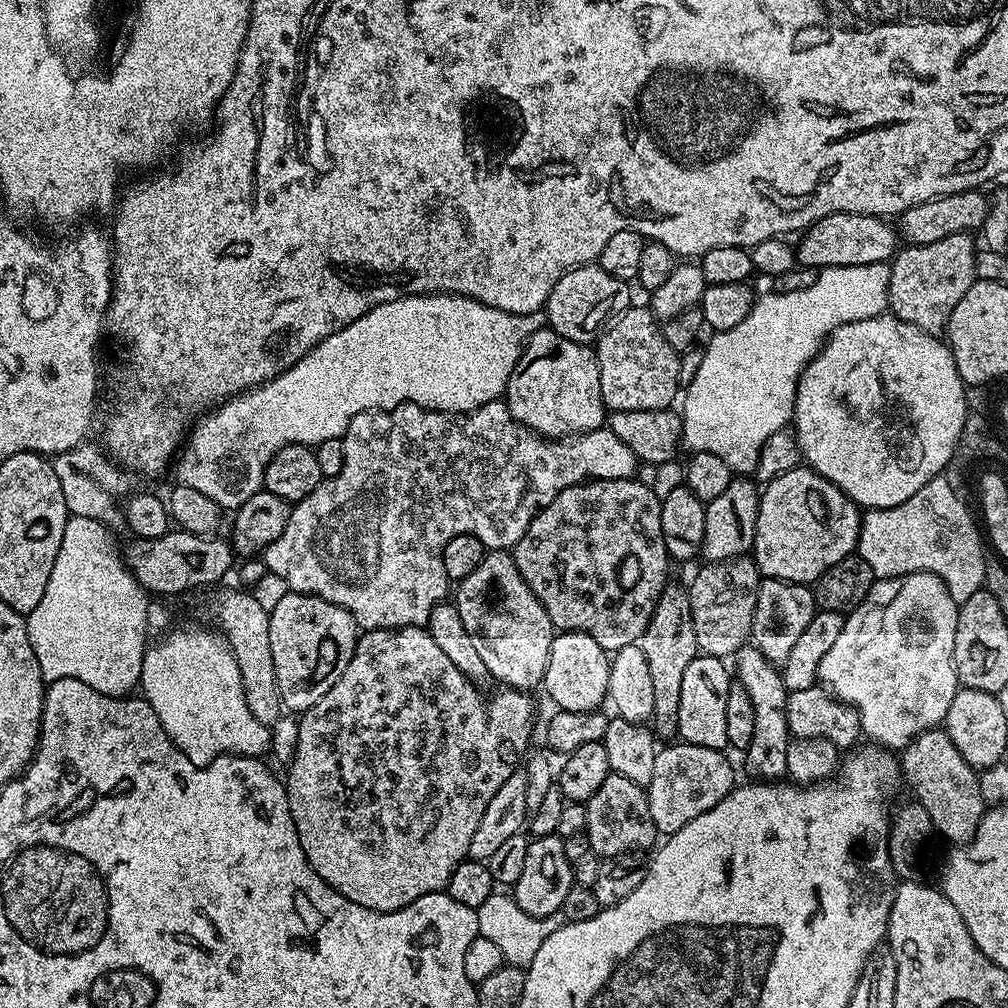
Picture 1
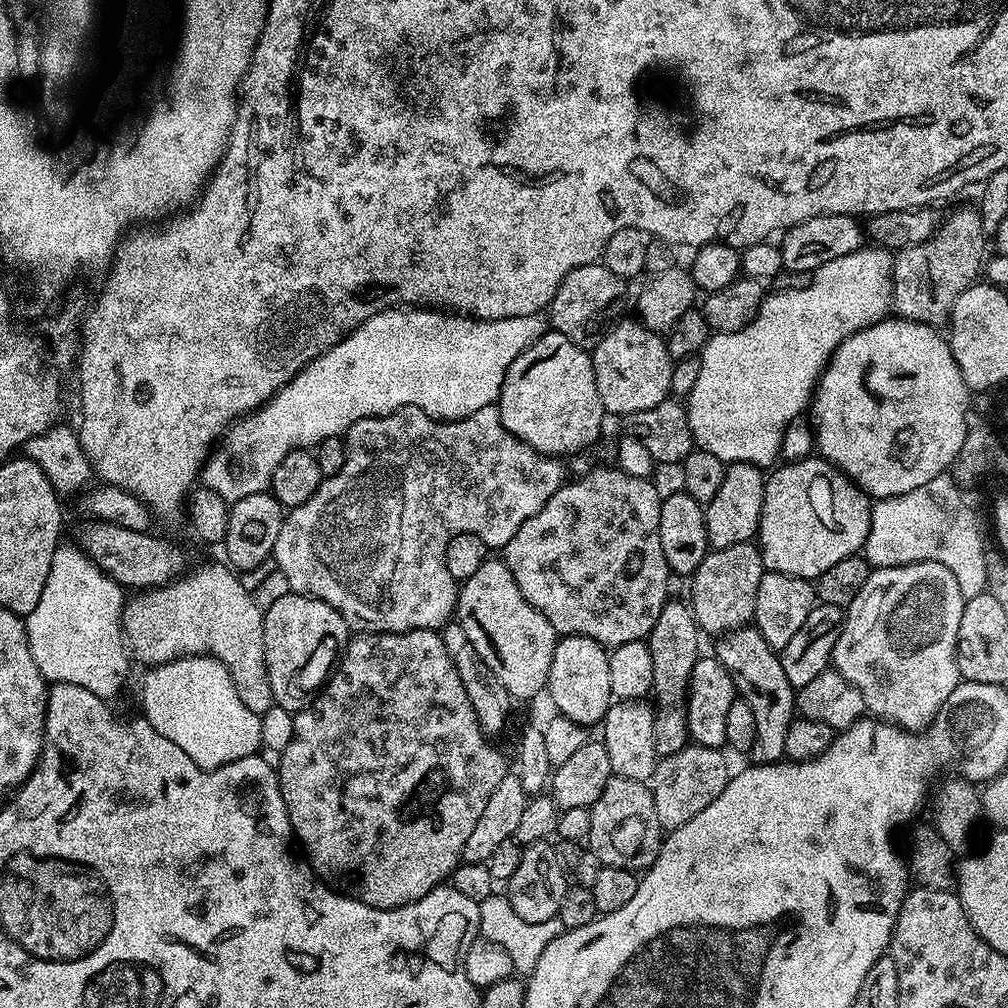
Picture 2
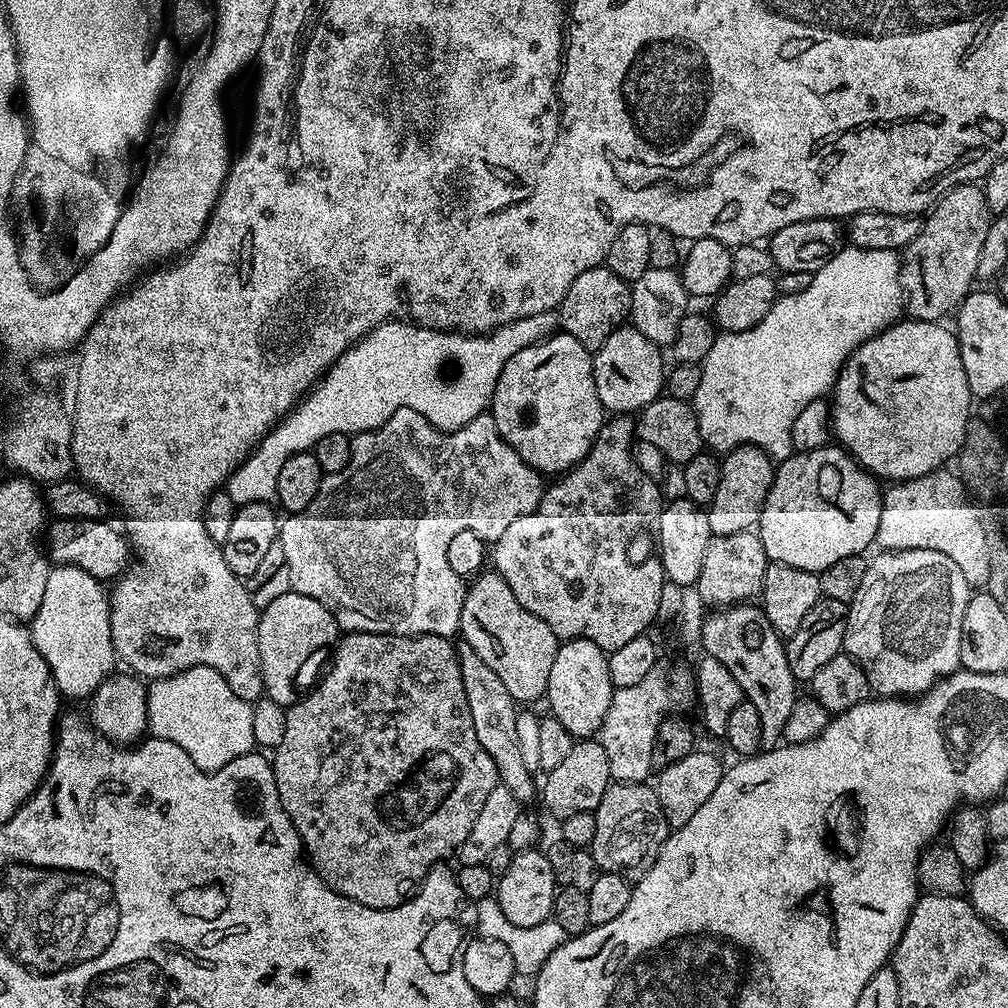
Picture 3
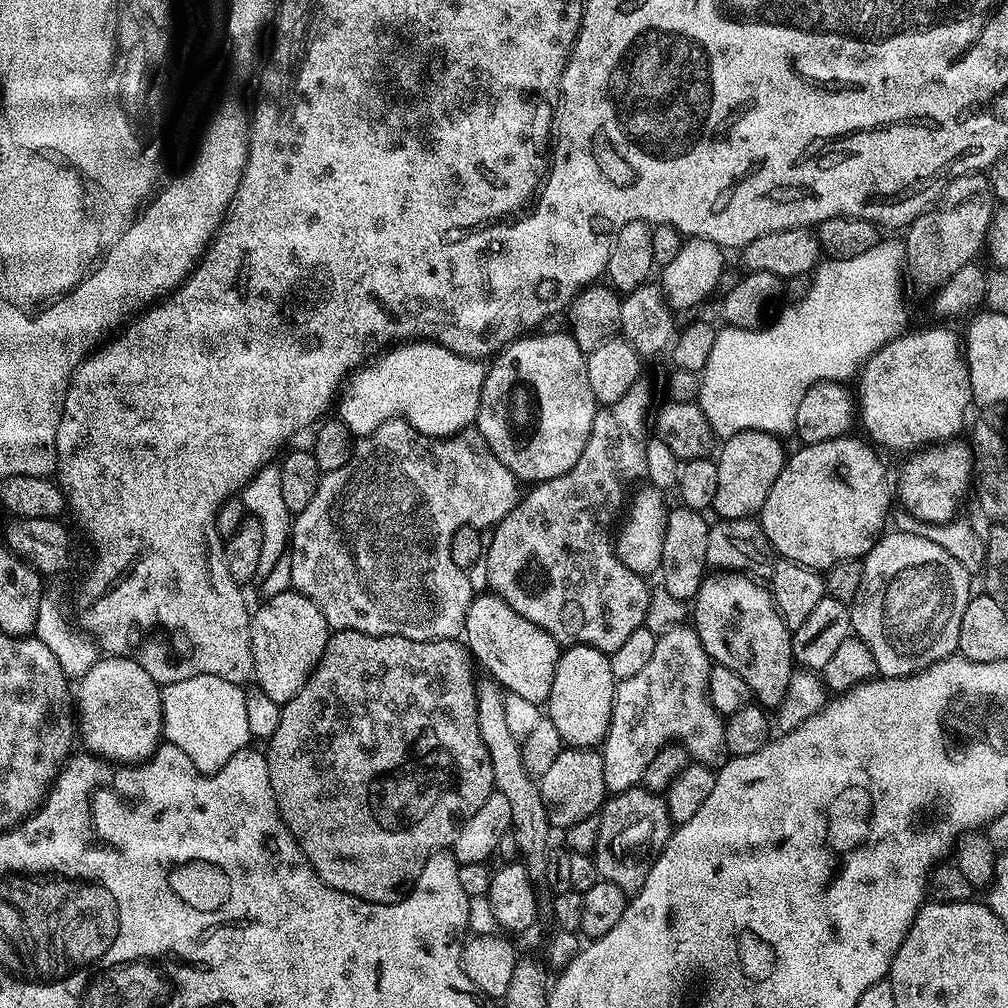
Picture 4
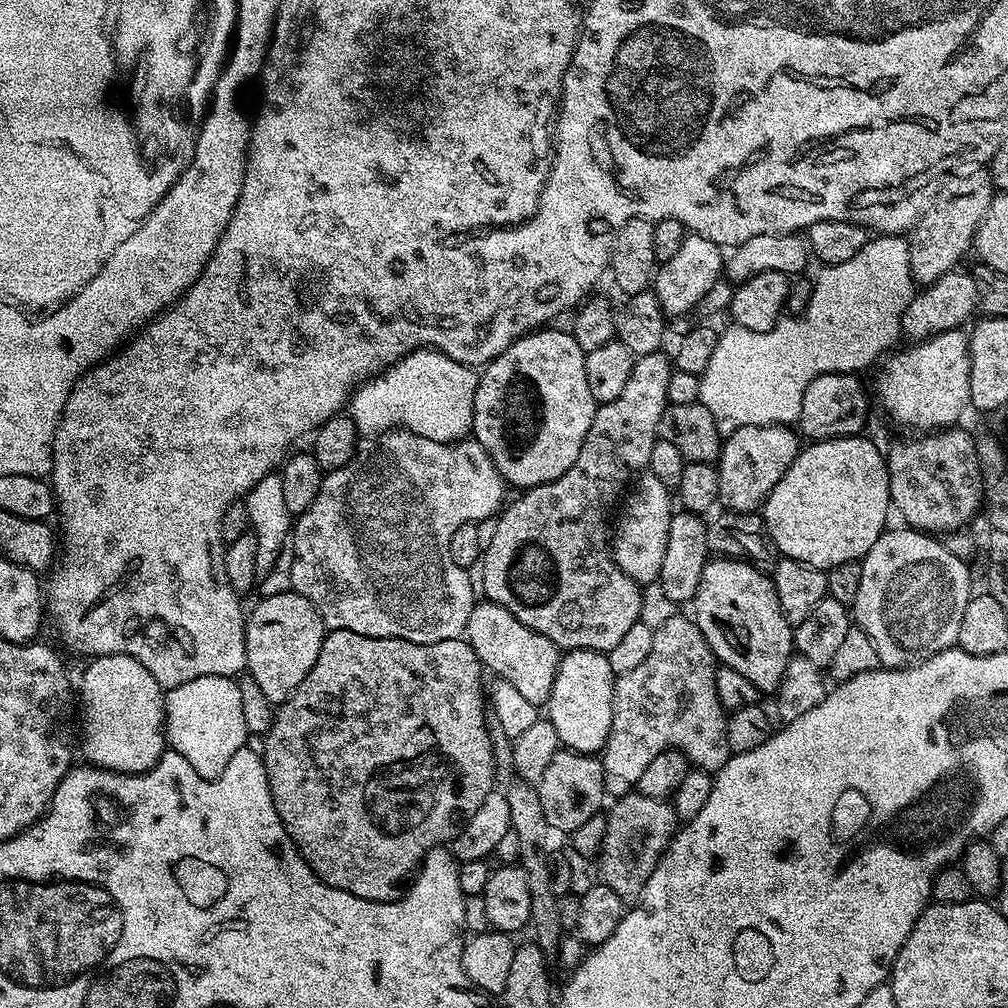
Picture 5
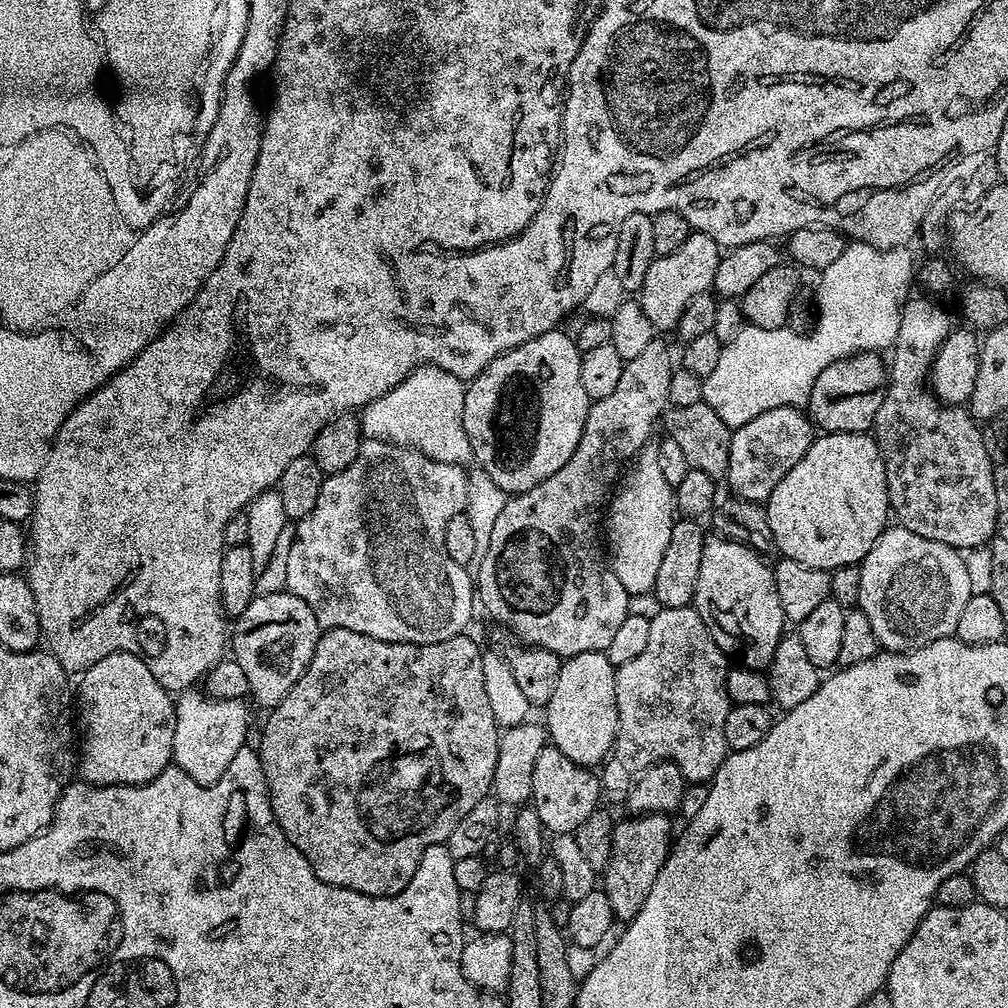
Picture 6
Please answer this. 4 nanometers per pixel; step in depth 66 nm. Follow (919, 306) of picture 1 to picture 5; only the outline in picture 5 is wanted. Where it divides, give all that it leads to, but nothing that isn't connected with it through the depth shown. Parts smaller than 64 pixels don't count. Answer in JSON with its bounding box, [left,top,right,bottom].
[907,166,994,286]

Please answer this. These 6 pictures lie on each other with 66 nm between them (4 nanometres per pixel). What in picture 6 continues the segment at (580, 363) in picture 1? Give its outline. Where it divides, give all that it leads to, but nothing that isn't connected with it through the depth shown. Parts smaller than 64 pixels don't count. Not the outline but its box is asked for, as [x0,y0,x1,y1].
[462,331,590,494]

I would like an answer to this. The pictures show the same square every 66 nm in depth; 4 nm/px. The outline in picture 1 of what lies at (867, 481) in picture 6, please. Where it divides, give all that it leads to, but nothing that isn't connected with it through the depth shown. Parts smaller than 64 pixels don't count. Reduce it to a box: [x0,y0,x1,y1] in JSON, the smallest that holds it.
[751,466,861,585]

